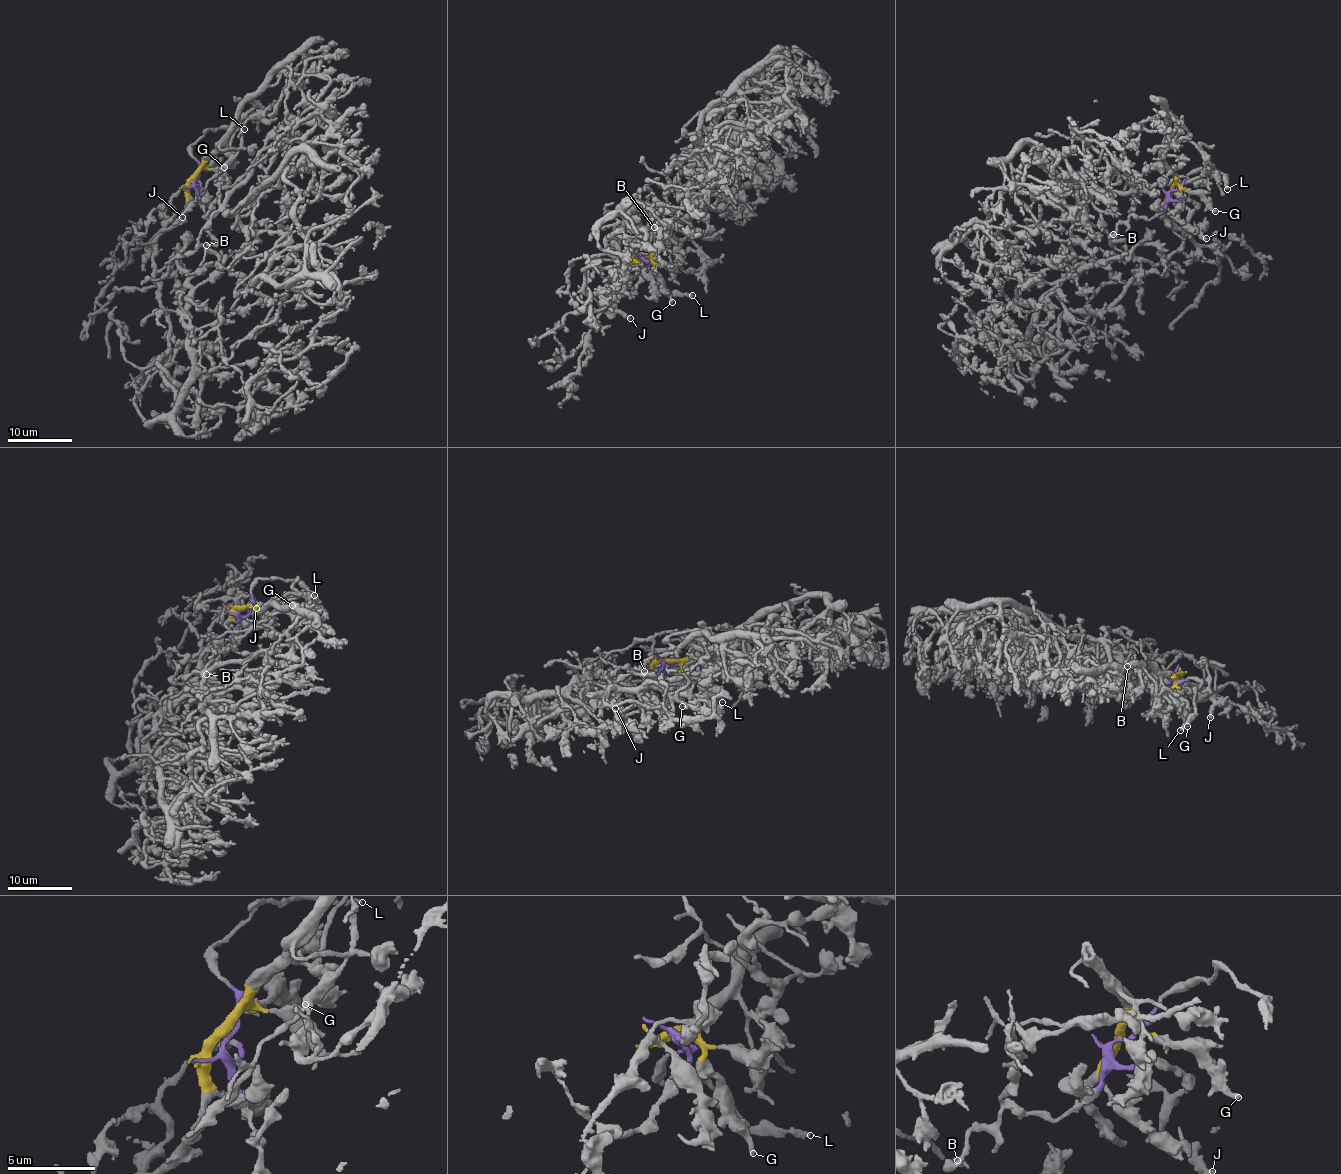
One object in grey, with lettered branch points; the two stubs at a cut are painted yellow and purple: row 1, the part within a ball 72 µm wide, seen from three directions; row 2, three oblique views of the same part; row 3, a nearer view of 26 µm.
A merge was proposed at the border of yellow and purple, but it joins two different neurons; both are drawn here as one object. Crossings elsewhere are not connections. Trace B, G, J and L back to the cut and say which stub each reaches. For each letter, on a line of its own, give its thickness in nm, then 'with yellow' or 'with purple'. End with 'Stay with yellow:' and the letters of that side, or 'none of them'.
B: 280 nm thick; with purple
G: 320 nm thick; with yellow
J: 240 nm thick; with yellow
L: 280 nm thick; with purple
Stay with yellow: G, J

